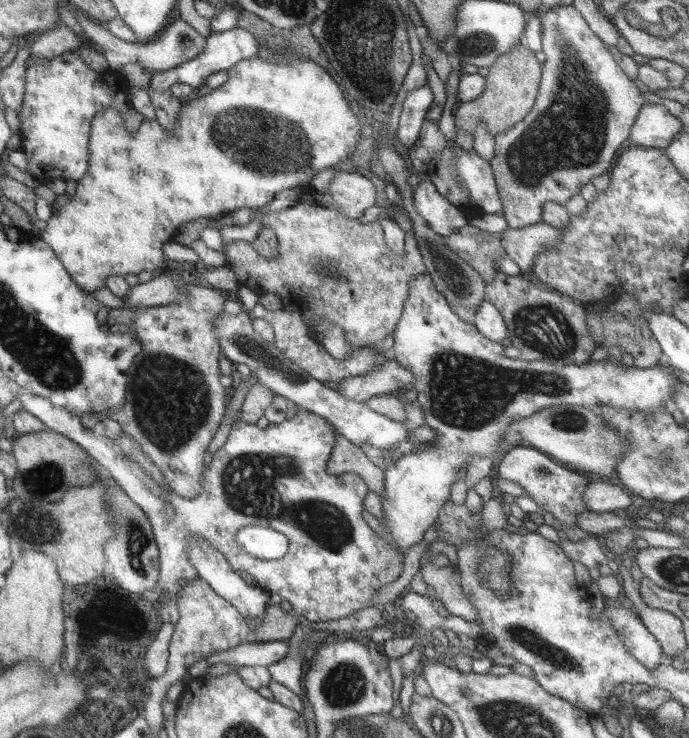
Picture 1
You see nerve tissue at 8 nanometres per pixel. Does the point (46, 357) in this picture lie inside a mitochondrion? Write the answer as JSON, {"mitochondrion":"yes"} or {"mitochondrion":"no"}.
{"mitochondrion":"yes"}

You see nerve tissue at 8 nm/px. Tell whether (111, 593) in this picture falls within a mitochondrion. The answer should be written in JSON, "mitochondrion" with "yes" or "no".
{"mitochondrion":"no"}

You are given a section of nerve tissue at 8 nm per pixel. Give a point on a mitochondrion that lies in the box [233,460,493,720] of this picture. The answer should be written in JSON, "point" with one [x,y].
{"point":[342,686]}

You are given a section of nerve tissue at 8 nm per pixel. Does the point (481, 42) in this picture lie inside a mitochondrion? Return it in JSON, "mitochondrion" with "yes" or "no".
{"mitochondrion":"yes"}

